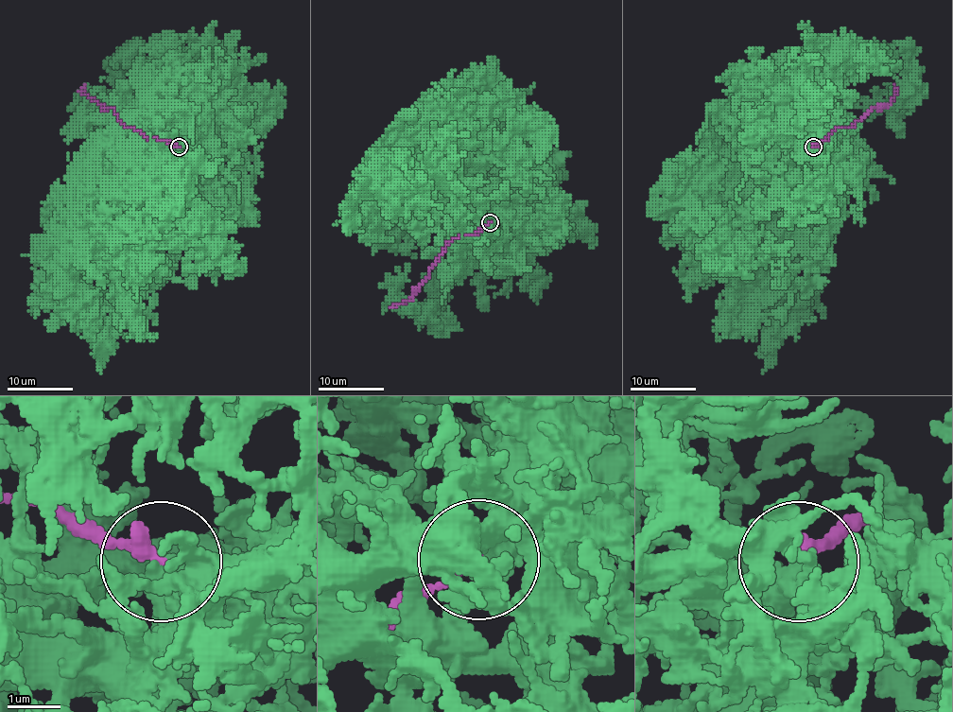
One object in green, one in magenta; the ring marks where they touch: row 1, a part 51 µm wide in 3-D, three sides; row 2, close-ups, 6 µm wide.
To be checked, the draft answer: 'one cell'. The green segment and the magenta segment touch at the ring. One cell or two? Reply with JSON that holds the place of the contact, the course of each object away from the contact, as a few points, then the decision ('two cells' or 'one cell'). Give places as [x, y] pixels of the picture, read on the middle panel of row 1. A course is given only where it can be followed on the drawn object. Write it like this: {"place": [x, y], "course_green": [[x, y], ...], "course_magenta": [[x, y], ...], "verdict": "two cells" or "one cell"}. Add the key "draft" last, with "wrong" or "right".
{"place": [490, 222], "course_green": [[491, 222], [464, 220], [466, 247], [436, 285], [428, 321], [398, 300]], "course_magenta": [[491, 222], [474, 234], [454, 237], [415, 293], [407, 301], [395, 303]], "verdict": "two cells", "draft": "wrong"}

